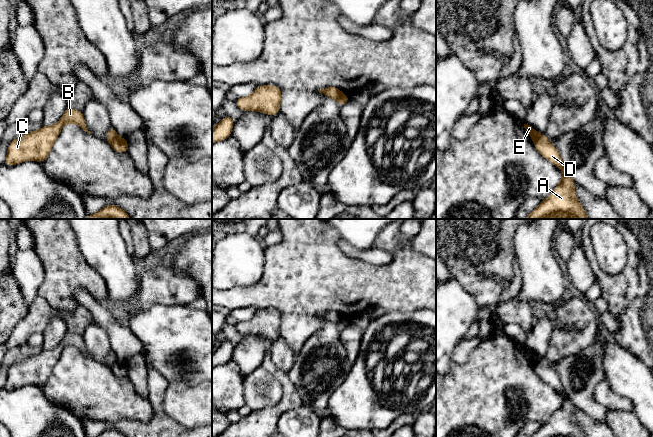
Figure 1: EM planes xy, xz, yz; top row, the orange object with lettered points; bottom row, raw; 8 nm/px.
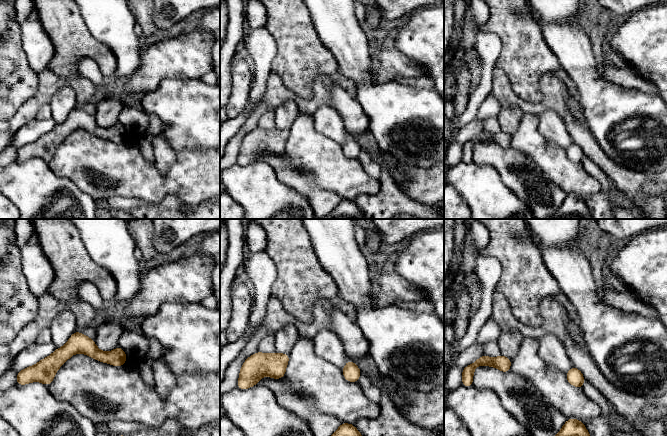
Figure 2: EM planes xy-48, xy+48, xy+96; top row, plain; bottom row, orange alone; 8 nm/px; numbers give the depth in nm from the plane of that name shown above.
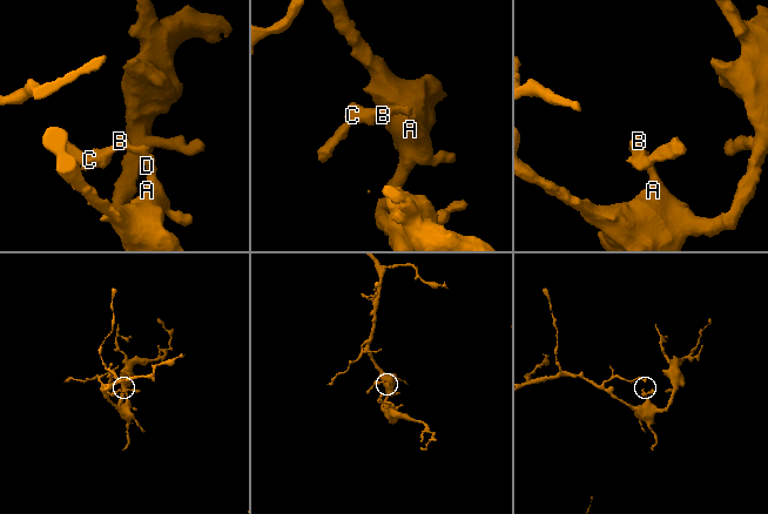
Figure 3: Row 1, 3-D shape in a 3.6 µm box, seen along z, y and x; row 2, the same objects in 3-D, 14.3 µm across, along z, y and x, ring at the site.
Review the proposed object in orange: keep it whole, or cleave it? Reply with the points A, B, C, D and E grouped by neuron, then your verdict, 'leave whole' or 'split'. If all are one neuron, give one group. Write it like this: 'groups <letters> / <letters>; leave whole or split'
groups A D / B C E; split

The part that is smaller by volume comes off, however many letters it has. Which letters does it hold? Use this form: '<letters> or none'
B, C, E

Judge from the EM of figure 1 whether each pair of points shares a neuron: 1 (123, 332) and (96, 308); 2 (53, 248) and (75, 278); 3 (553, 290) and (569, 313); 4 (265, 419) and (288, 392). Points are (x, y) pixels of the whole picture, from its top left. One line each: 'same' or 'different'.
1: same
2: same
3: different
4: same

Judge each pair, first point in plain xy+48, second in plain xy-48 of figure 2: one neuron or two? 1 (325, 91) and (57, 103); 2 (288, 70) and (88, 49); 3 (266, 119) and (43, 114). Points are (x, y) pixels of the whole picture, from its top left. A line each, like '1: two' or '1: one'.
1: two
2: one
3: one

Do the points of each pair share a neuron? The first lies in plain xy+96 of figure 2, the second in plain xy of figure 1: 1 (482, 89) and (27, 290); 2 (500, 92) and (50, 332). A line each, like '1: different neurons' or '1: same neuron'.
1: same neuron
2: different neurons

